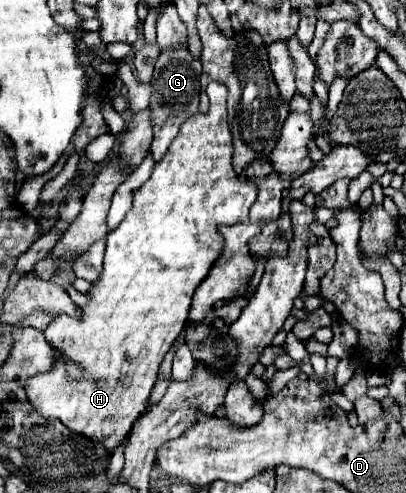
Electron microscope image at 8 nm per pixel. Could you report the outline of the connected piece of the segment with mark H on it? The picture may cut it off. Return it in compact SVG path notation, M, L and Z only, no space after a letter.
M218 82L208 84L210 110L190 118L172 140L164 158L154 166L152 176L134 192L134 206L116 230L108 234L104 270L86 292L88 302L78 306L80 316L58 314L44 330L46 342L56 354L82 368L82 378L72 378L64 370L66 362L56 362L48 372L26 380L28 402L42 418L58 418L74 434L100 442L112 454L132 430L136 418L146 410L150 392L158 378L164 354L186 326L196 286L206 278L222 250L218 226L248 220L248 210L256 200L256 186L242 180L232 166L232 136L226 122L226 88Z

